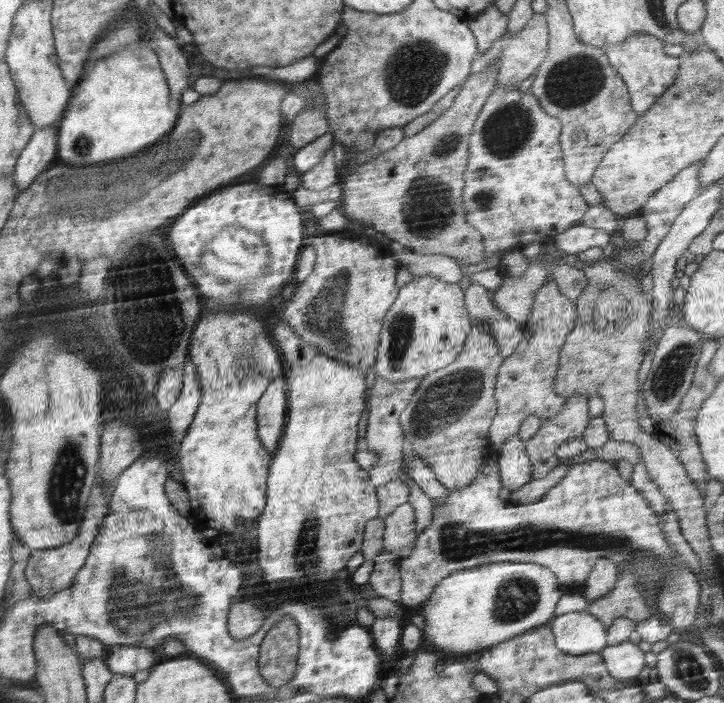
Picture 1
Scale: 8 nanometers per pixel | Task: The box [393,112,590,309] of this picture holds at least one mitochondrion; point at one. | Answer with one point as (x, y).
(428, 213)

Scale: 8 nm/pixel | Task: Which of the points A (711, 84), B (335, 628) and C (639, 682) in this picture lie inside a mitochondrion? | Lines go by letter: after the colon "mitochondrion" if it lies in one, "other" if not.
A: mitochondrion
B: other
C: other

